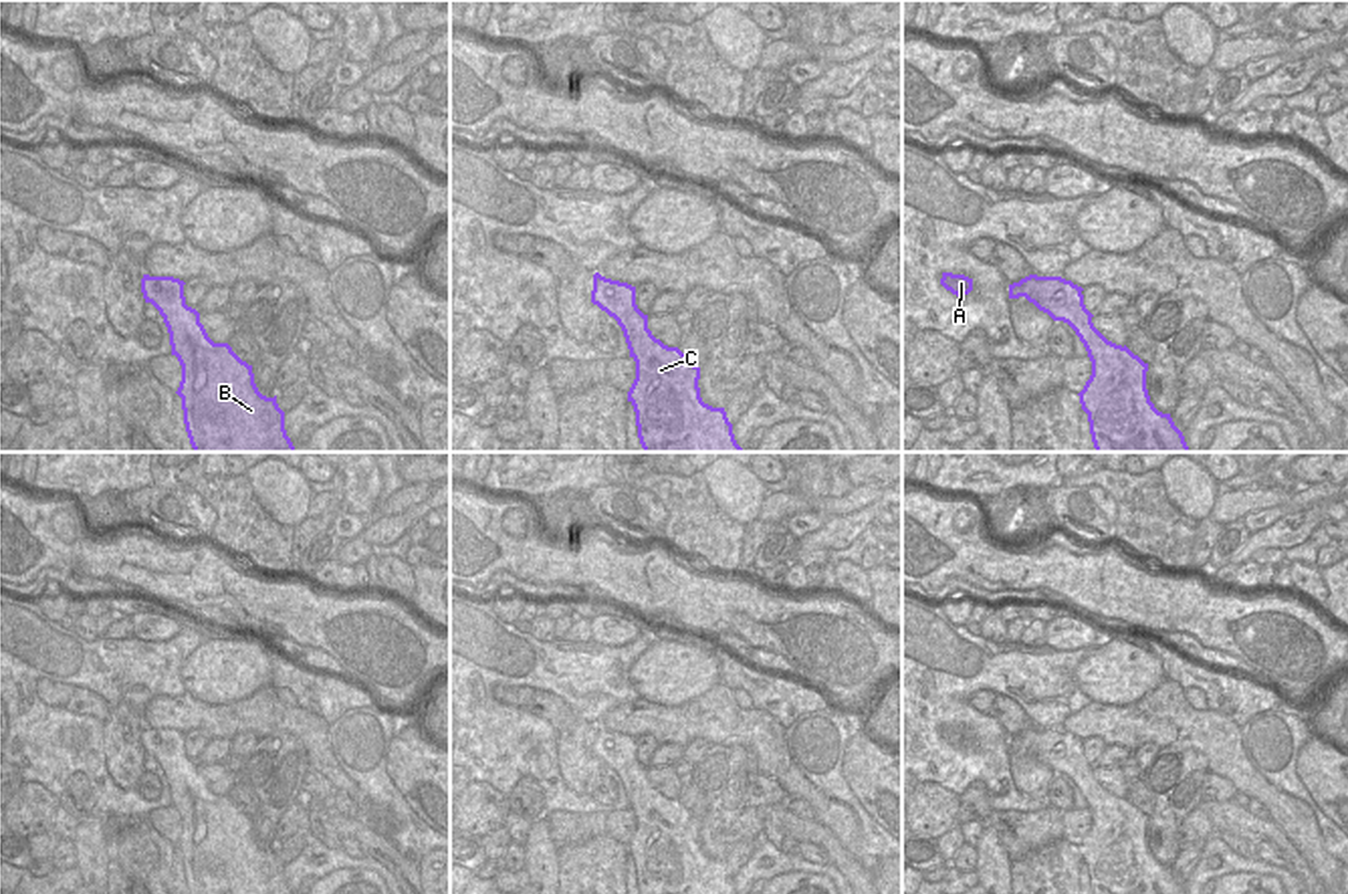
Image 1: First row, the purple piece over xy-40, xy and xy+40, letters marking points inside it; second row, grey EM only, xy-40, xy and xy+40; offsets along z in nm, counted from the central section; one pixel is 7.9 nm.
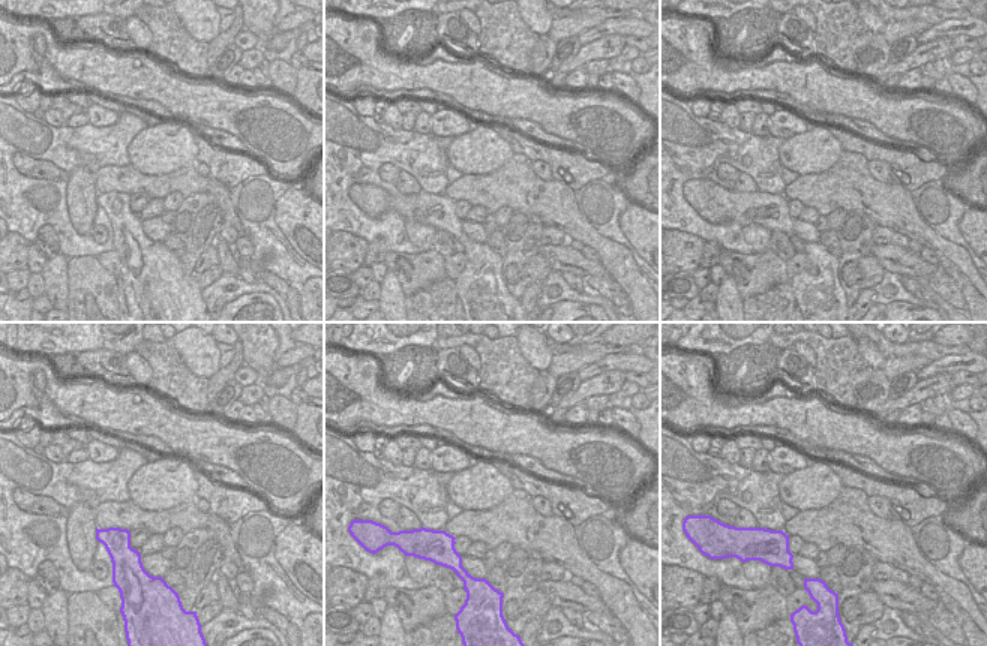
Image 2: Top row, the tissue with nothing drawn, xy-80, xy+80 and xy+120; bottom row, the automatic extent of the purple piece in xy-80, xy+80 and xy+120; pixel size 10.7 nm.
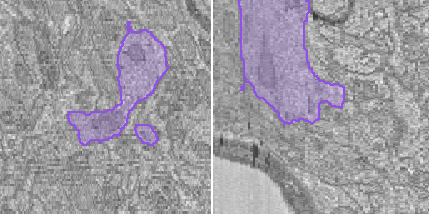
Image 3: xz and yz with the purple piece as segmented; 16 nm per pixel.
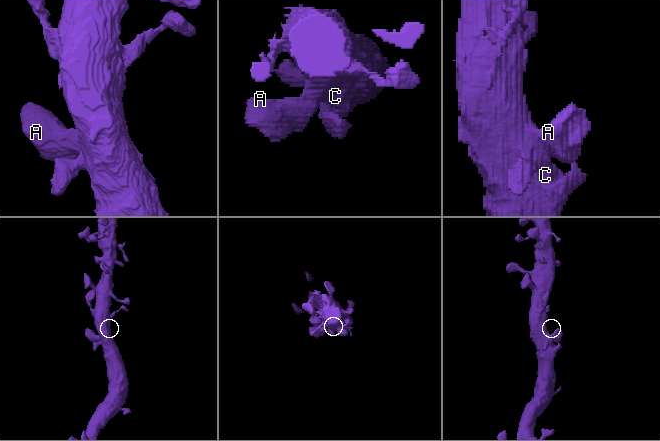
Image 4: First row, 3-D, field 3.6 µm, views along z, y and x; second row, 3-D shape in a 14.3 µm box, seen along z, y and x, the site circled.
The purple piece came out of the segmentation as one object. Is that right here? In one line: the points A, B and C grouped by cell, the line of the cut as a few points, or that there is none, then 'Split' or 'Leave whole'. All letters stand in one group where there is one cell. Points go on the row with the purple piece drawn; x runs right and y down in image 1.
Groups: A B C. No split. Leave whole

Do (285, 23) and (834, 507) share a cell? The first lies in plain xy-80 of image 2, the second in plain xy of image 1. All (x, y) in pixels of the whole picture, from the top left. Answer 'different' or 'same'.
same

